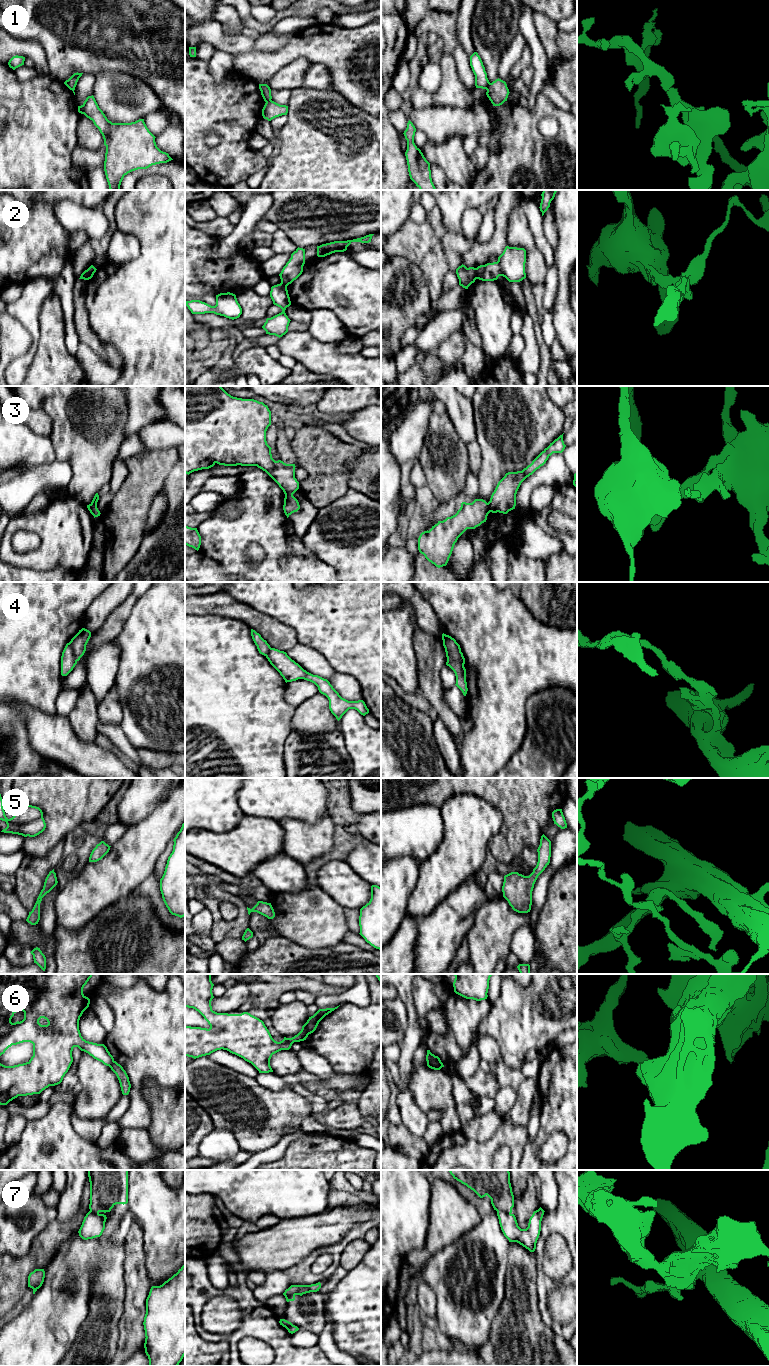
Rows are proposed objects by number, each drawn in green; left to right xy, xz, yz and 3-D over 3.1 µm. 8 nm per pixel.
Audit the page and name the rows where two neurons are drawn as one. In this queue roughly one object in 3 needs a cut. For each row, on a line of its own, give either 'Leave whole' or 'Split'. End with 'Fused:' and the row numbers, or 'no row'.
1: Split
2: Split
3: Split
4: Split
5: Leave whole
6: Split
7: Split
Fused: 1, 2, 3, 4, 6, 7

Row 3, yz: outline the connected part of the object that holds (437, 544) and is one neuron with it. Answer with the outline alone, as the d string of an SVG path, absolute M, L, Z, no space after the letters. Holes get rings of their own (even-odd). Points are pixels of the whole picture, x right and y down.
M483 499L462 502L455 515L438 521L429 531L420 534L419 552L436 567L446 566L458 538L467 529L475 529L486 522L489 513L489 504Z

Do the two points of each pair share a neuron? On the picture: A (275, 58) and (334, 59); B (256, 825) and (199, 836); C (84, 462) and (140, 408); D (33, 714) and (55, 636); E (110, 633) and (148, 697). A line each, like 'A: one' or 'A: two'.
A: one
B: one
C: two
D: two
E: two

